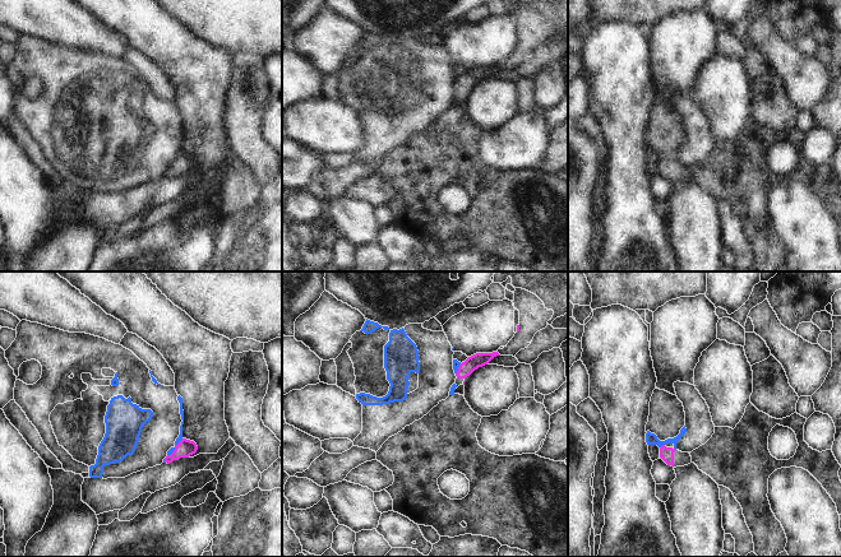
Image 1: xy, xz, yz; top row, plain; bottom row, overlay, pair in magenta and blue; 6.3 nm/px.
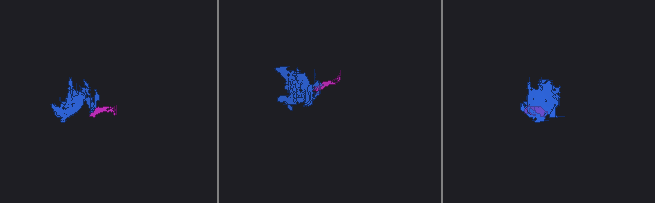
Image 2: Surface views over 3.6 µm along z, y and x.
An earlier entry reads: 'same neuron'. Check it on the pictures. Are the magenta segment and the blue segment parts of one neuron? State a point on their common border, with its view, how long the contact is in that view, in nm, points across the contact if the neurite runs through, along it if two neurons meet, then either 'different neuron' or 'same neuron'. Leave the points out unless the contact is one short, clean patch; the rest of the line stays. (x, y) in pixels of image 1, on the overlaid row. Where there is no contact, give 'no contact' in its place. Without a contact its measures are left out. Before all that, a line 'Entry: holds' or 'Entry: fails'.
Entry: fails
meets magenta in xy at (180, 441); contact 70 nm long; border along xy (183, 439), (175, 445); different neuron

